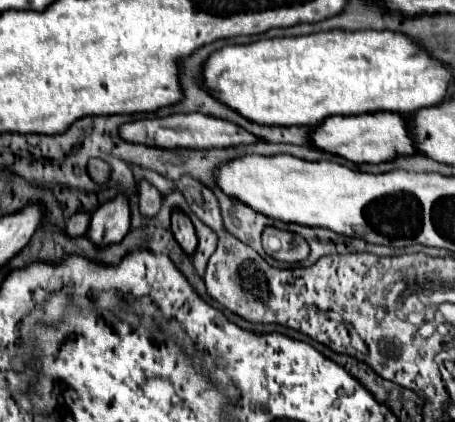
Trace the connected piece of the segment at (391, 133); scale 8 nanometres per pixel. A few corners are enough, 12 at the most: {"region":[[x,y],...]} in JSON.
{"region":[[397,114],[327,118],[317,150],[355,164],[411,156]]}

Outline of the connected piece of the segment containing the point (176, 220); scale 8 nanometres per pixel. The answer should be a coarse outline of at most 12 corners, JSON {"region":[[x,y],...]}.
{"region":[[173,212],[171,232],[187,256],[195,254],[197,236],[191,220]]}

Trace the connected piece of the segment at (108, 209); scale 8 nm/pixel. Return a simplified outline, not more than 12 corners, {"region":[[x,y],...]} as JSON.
{"region":[[125,196],[91,214],[85,236],[99,248],[129,232]]}

